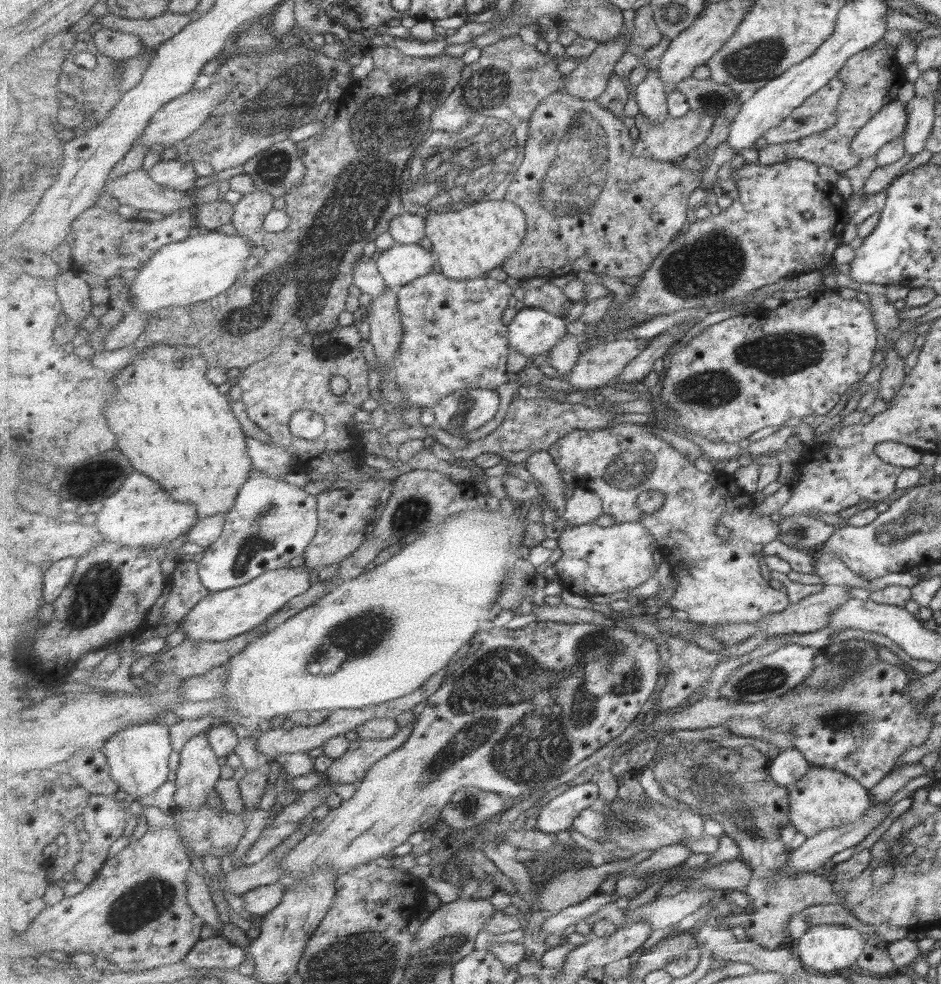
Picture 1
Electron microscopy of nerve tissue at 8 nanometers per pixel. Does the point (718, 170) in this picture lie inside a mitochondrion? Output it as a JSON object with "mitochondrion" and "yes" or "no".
{"mitochondrion":"no"}

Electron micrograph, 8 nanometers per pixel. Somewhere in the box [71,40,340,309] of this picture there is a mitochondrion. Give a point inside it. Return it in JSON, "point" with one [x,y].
{"point":[274,171]}

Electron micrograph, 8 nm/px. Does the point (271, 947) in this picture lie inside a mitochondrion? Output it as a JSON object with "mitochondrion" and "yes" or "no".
{"mitochondrion":"no"}

